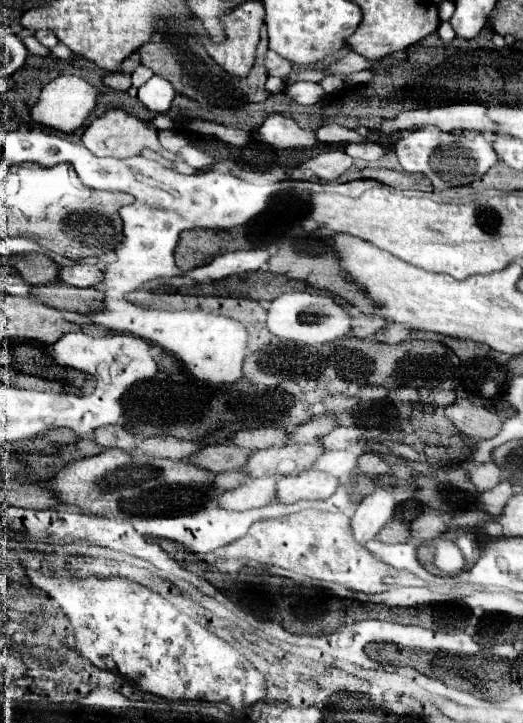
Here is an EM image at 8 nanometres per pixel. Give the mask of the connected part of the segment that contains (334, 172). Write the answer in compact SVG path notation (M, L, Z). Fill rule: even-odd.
M323 152L311 160L307 160L303 166L313 170L321 180L331 182L337 180L341 174L345 174L353 164L353 158L345 152Z

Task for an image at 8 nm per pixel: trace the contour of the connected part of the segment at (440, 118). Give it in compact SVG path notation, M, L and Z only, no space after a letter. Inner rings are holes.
M451 104L439 108L419 108L419 110L401 112L395 120L385 120L381 132L391 134L421 126L437 126L443 132L463 130L463 128L475 128L485 132L495 130L495 124L487 118L483 104Z

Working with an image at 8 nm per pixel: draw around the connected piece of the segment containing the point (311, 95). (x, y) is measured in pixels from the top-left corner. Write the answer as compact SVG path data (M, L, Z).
M293 82L293 84L285 86L283 92L285 92L293 102L305 104L305 106L315 104L315 102L319 102L319 100L325 96L325 90L323 90L319 84L313 84L313 82Z

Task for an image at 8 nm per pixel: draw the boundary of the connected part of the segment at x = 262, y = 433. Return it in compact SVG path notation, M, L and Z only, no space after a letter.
M277 426L269 428L253 428L253 430L239 430L229 438L235 446L245 450L259 450L271 446L283 446L287 442L287 432Z

